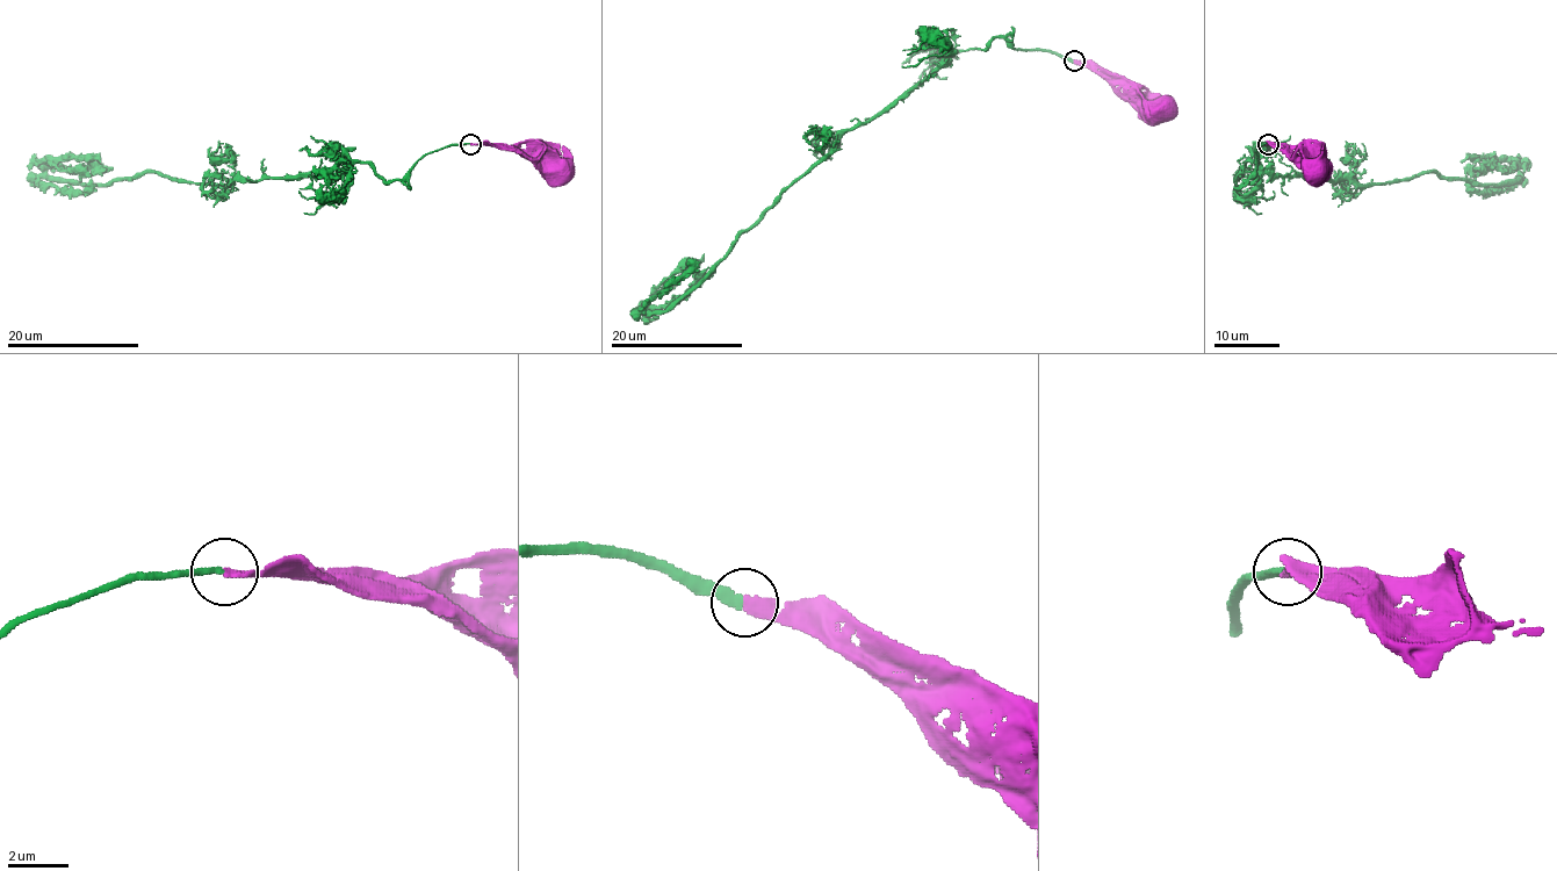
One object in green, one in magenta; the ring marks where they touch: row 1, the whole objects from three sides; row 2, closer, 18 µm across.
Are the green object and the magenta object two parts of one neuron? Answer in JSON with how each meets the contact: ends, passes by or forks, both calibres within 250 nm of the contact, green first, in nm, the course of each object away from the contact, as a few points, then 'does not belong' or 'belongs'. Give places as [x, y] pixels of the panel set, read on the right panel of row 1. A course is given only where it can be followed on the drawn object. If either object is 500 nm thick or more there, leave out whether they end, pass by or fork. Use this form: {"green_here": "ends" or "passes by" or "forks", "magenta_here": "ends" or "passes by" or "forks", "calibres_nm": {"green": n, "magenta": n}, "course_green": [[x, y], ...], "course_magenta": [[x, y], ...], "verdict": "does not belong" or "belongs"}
{"green_here": "ends", "magenta_here": "ends", "calibres_nm": {"green": 280, "magenta": 280}, "course_green": [[1268, 143], [1244, 179], [1256, 163], [1361, 185], [1425, 173], [1492, 185], [1519, 173], [1507, 158], [1461, 163]], "course_magenta": [[1268, 143], [1302, 145], [1321, 162], [1316, 170]], "verdict": "belongs"}

